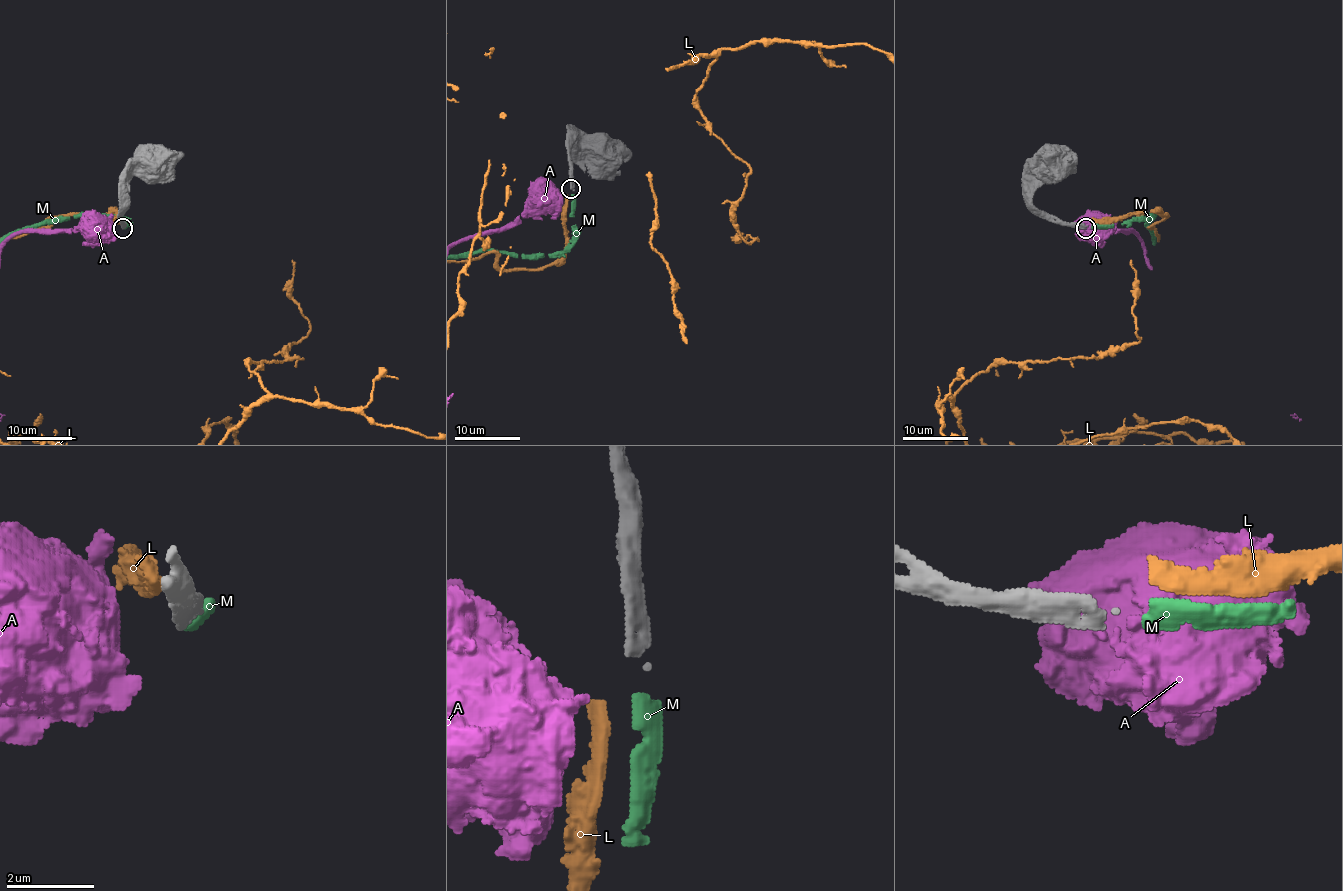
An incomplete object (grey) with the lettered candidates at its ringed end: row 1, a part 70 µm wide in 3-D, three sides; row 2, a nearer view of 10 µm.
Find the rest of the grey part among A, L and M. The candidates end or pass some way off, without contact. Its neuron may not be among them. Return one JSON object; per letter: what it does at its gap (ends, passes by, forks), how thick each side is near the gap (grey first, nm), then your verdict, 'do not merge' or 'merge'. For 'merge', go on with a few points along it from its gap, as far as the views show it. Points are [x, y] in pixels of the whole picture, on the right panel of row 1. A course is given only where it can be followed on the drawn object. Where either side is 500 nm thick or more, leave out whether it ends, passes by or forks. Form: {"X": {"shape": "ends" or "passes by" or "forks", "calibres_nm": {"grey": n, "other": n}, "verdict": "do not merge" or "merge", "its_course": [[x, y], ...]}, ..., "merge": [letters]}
{"A": {"calibres_nm": {"grey": 320, "other": 800}, "verdict": "do not merge"}, "L": {"shape": "ends", "calibres_nm": {"grey": 320, "other": 440}, "verdict": "do not merge"}, "M": {"shape": "ends", "calibres_nm": {"grey": 320, "other": 360}, "verdict": "merge"}, "merge": ["M"]}

